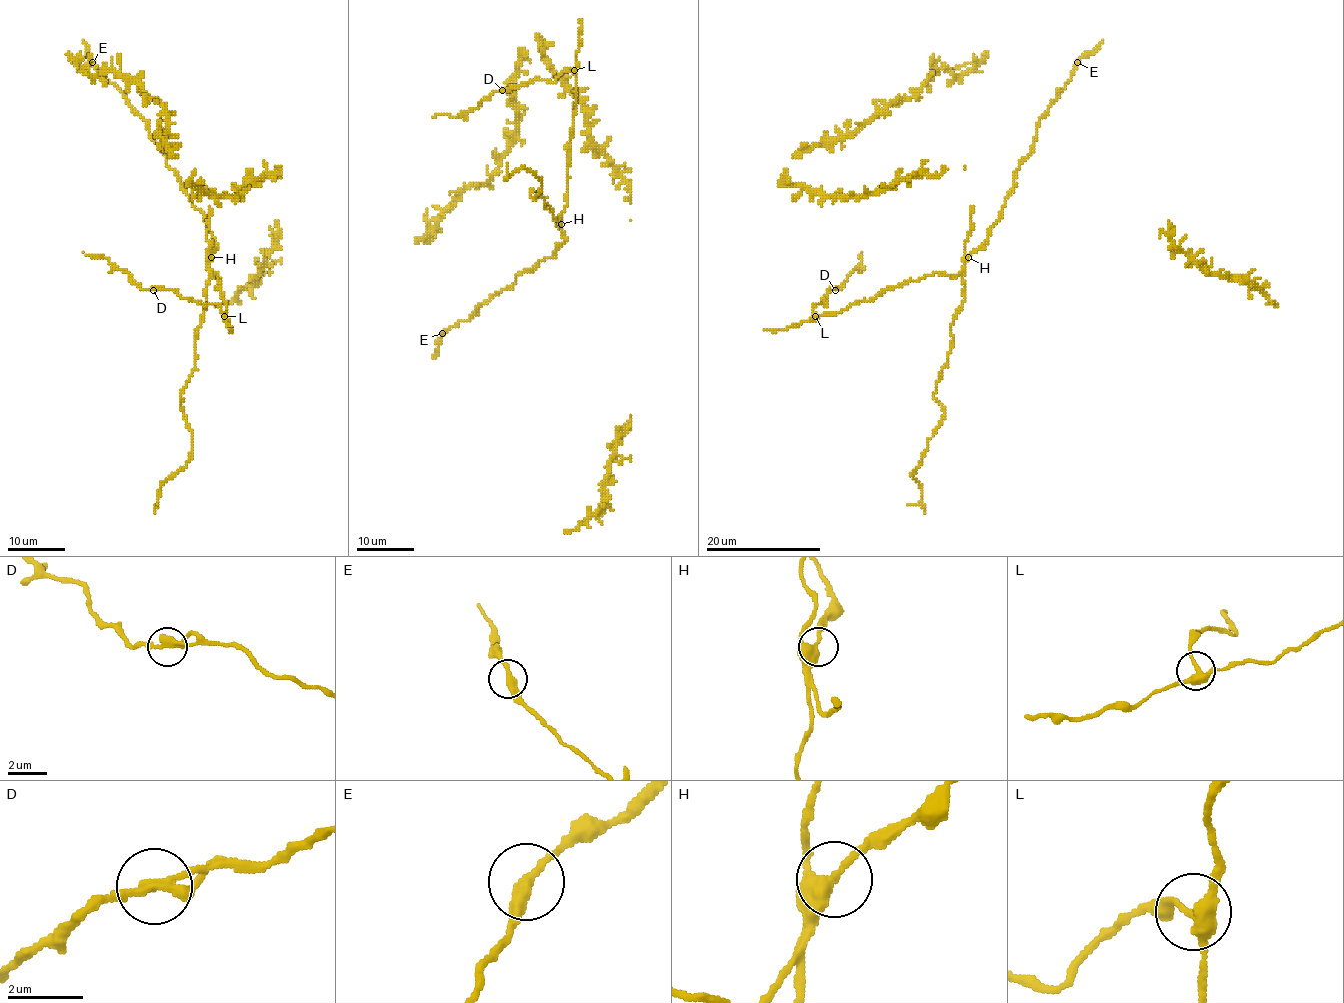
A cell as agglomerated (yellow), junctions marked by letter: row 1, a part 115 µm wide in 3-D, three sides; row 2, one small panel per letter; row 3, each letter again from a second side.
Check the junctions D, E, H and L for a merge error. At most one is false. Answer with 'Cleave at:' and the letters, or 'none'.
Cleave at: none

